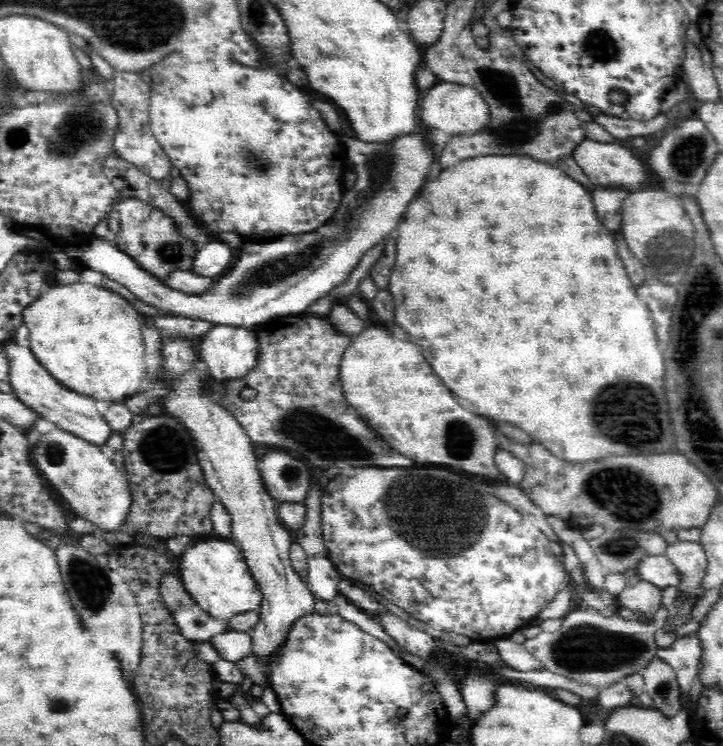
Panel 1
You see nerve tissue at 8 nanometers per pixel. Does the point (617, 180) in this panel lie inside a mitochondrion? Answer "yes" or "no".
no

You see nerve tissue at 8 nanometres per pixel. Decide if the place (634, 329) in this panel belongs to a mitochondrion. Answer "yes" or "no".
no

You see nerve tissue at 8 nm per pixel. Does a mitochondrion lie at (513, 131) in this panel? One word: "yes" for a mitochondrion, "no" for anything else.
yes

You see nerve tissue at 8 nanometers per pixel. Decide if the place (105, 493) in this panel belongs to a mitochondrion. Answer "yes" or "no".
no

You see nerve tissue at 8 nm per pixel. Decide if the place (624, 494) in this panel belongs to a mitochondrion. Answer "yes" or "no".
yes

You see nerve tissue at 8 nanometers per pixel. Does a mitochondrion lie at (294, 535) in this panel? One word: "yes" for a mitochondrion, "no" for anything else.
no

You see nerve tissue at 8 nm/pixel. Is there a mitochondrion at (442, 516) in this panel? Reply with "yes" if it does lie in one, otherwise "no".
yes

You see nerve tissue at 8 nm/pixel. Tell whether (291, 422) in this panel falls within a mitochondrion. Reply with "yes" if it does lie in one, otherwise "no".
yes

